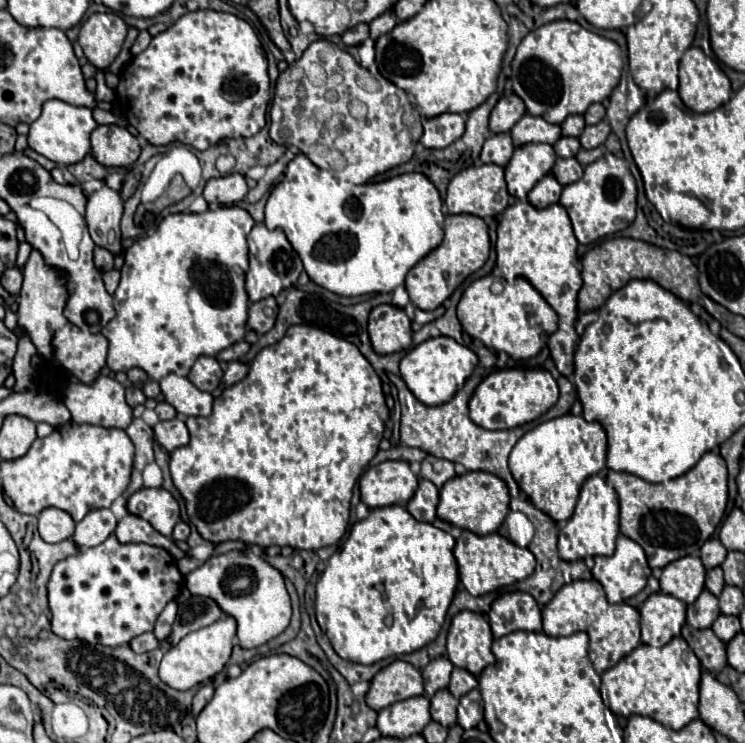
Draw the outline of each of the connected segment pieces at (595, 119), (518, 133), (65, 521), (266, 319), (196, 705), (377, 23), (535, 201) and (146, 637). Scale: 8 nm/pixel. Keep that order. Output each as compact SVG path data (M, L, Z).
M592 104L592 106L586 110L586 114L584 114L586 124L588 124L588 126L590 126L590 124L598 124L598 122L604 118L604 114L606 114L606 110L604 110L602 104Z
M524 114L520 122L510 130L514 146L524 146L524 144L534 144L534 142L546 142L554 144L562 134L558 124L550 124L540 116L530 116Z
M46 508L40 512L38 530L44 542L62 542L74 534L76 522L72 516L58 508Z
M274 298L268 300L258 300L254 304L250 304L250 312L248 312L248 326L252 330L256 330L258 334L266 334L272 326L274 326L274 314L270 316L266 310L274 308L276 310L276 302Z
M204 684L198 692L196 692L196 696L194 696L194 702L192 702L192 706L190 711L194 714L194 718L202 712L202 708L210 702L210 698L214 696L214 686L212 684Z
M392 10L384 12L382 16L378 16L376 20L372 20L372 22L370 22L370 38L372 38L372 40L380 38L382 34L390 32L396 24L398 24L398 18L394 16L394 12L392 12Z
M548 174L528 192L528 202L534 208L546 208L560 200L560 192L562 192L562 186L558 184L558 180L554 180L552 174Z
M146 632L142 636L136 636L132 642L130 642L130 648L136 652L136 654L144 654L144 652L150 652L150 650L156 650L160 646L160 642L156 640L156 636L152 632Z

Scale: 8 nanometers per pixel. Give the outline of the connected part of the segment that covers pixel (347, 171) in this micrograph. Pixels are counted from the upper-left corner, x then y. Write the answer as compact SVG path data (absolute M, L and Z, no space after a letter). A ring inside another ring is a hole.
M316 40L316 42L312 42L306 50L304 50L304 54L294 62L294 66L290 66L290 68L286 68L280 76L278 76L278 80L276 80L276 86L274 86L274 98L272 98L272 102L270 102L270 138L276 142L276 144L282 144L282 146L296 146L304 156L308 156L318 168L324 168L324 170L328 170L328 172L332 172L338 180L346 180L346 182L352 182L352 184L364 184L364 182L368 182L370 178L374 178L376 174L382 174L382 172L386 172L386 170L390 170L390 168L396 168L396 166L400 166L400 164L404 164L404 162L408 162L410 158L412 158L412 154L414 154L414 148L416 148L416 144L418 144L418 140L420 140L420 136L422 136L422 122L420 122L420 116L414 112L414 106L412 106L412 102L408 100L408 96L402 92L402 90L398 90L390 80L386 80L384 76L380 76L380 74L370 74L366 68L362 68L346 50L342 50L342 48L338 48L334 42L330 42L330 40Z

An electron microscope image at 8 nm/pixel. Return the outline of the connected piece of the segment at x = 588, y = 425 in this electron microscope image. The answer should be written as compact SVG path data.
M566 414L566 416L538 424L530 432L526 432L526 436L522 436L522 440L518 440L518 444L514 446L514 452L510 452L510 472L514 480L518 482L520 490L530 498L530 502L538 510L546 512L554 522L564 522L572 516L584 480L604 470L604 466L606 466L604 428L598 422L586 422L582 416L574 416L574 414Z

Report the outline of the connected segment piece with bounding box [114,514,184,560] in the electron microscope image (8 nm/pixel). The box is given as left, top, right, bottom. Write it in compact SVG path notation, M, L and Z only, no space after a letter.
M126 514L124 518L118 520L118 526L116 526L116 532L118 540L122 542L144 542L144 544L154 544L154 546L160 546L160 548L166 548L170 550L170 554L180 560L184 558L184 552L176 546L176 542L168 536L162 536L160 532L156 532L144 518L136 516L136 514Z

